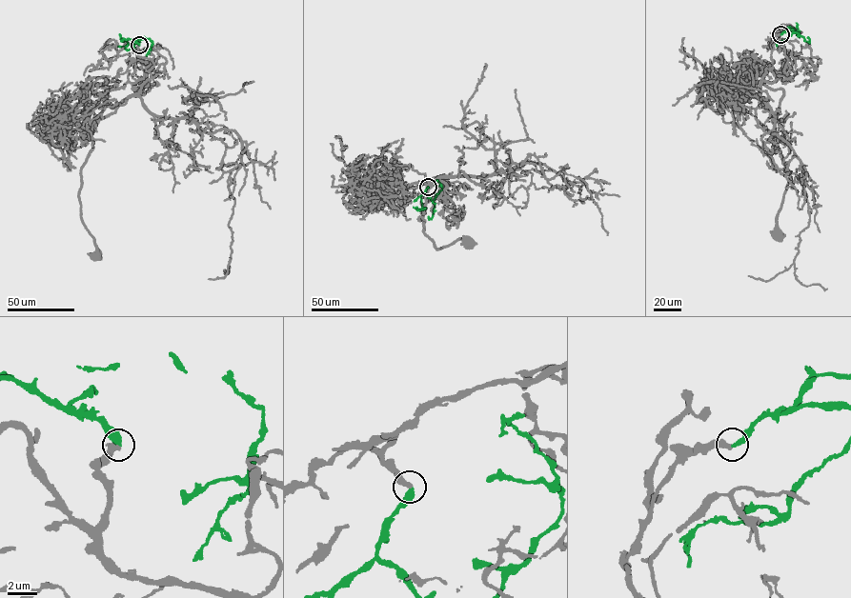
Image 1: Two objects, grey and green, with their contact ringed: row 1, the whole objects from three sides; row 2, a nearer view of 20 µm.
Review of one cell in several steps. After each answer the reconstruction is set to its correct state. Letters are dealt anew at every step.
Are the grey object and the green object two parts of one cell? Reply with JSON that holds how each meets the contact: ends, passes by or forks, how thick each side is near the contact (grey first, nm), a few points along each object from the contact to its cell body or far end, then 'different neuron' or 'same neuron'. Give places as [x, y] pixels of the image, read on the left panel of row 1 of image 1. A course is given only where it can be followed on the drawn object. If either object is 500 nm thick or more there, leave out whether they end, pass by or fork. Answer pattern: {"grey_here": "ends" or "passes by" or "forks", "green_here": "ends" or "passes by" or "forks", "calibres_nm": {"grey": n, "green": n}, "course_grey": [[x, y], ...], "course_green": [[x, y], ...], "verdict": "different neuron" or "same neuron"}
{"grey_here": "ends", "green_here": "ends", "calibres_nm": {"grey": 340, "green": 360}, "course_grey": [[139, 45], [137, 54], [154, 63], [152, 77], [136, 94], [104, 108], [81, 169], [81, 220], [96, 255]], "course_green": [[139, 45], [134, 42], [136, 39], [149, 39], [152, 42], [146, 55]], "verdict": "same neuron"}

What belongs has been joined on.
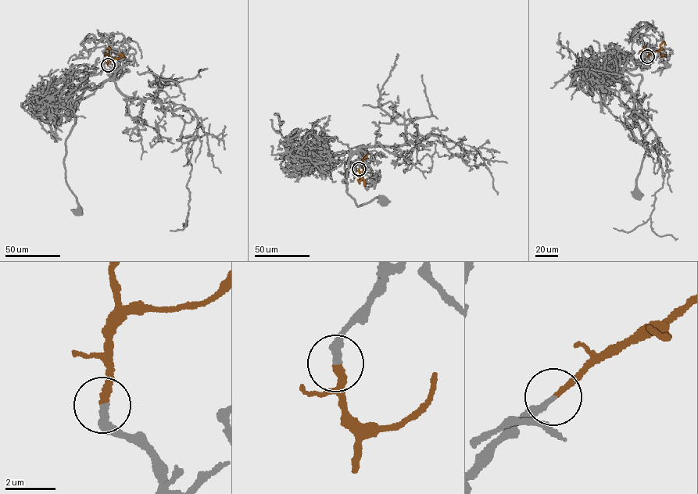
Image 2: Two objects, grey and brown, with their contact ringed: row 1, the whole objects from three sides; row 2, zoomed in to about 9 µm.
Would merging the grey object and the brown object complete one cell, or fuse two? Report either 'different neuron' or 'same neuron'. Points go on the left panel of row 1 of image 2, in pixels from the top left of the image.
same neuron

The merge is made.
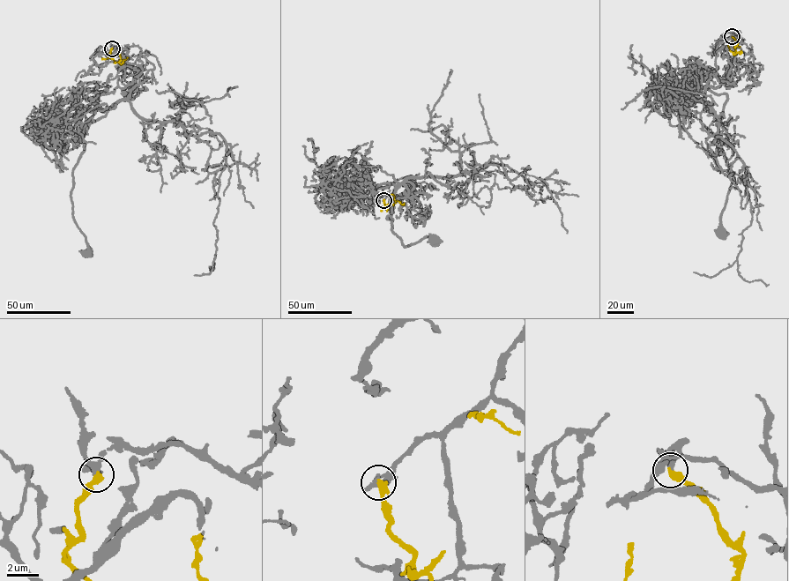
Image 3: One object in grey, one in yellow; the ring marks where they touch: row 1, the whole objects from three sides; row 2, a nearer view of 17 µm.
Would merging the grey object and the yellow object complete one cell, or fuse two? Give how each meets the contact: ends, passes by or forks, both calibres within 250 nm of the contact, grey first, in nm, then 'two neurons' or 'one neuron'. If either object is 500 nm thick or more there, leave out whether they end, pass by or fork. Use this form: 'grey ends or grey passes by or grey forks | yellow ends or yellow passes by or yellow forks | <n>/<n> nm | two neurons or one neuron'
grey ends | yellow ends | 360/480 nm | one neuron

